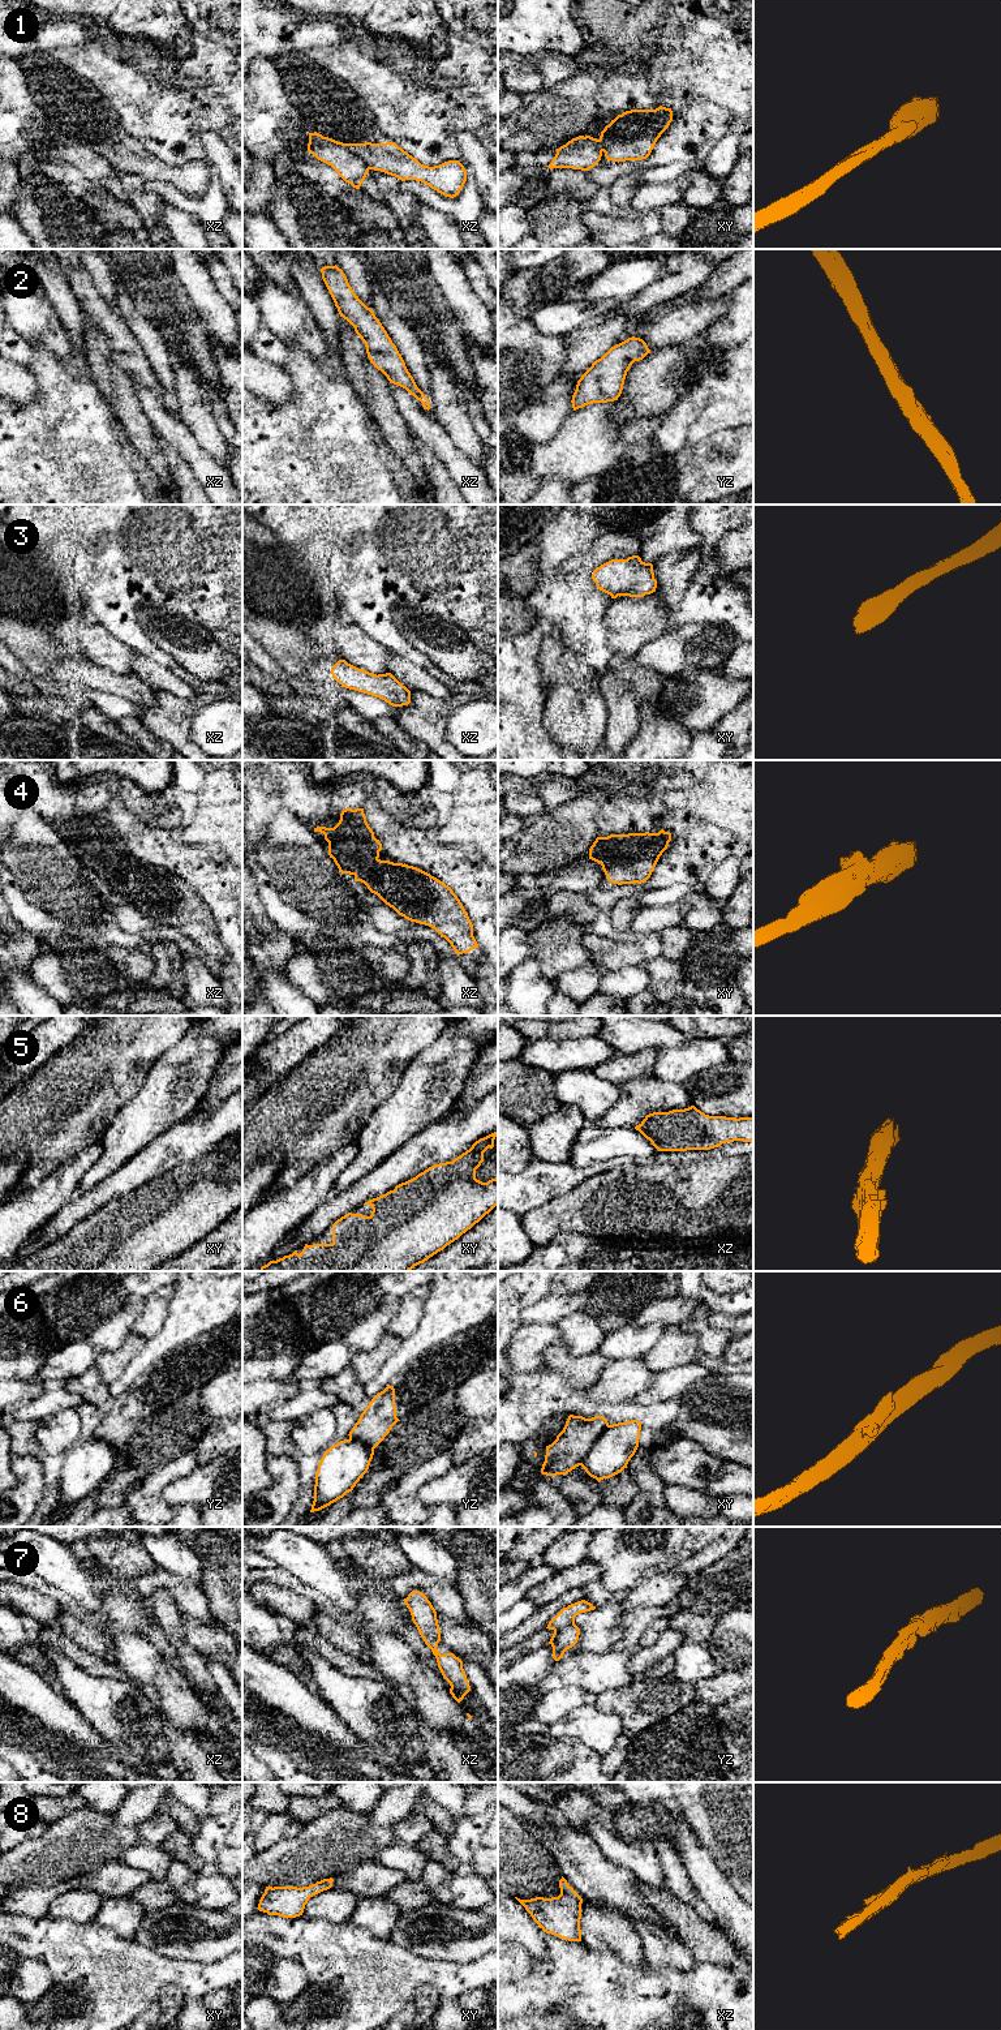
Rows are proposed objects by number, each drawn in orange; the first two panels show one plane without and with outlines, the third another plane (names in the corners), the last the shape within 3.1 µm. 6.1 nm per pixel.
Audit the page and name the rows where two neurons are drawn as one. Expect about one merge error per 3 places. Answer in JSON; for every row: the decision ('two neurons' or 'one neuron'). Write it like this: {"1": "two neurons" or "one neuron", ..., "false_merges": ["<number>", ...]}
{"1": "two neurons", "2": "one neuron", "3": "one neuron", "4": "one neuron", "5": "one neuron", "6": "two neurons", "7": "one neuron", "8": "one neuron", "false_merges": ["1", "6"]}

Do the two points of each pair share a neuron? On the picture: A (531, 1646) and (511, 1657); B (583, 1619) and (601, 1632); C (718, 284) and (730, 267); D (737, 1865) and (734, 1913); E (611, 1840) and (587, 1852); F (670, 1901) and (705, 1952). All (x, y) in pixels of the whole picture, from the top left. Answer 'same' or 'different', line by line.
A: same
B: same
C: same
D: different
E: different
F: same

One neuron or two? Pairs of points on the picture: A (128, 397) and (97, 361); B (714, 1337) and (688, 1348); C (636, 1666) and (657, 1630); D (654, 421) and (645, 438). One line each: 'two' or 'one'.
A: one
B: two
C: two
D: one

